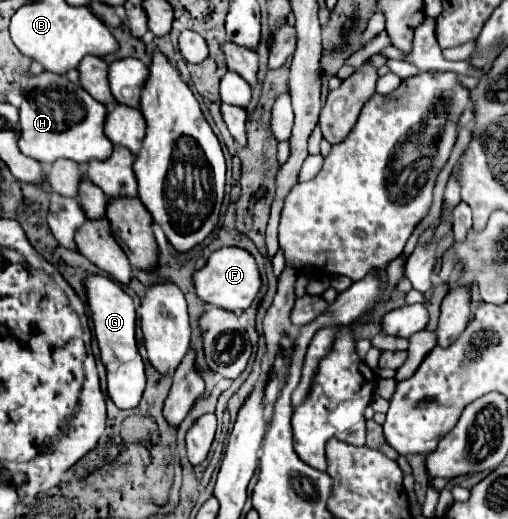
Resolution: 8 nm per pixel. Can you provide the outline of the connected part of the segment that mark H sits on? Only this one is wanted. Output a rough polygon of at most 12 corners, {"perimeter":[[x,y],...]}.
{"perimeter":[[42,71],[28,79],[18,147],[50,165],[106,159],[106,107]]}

